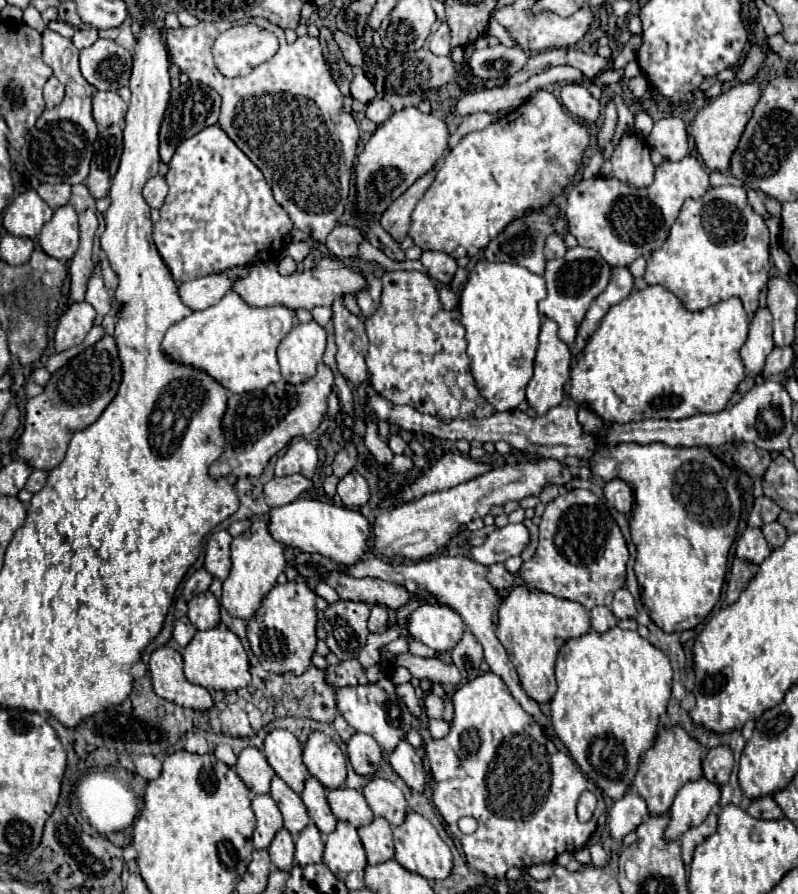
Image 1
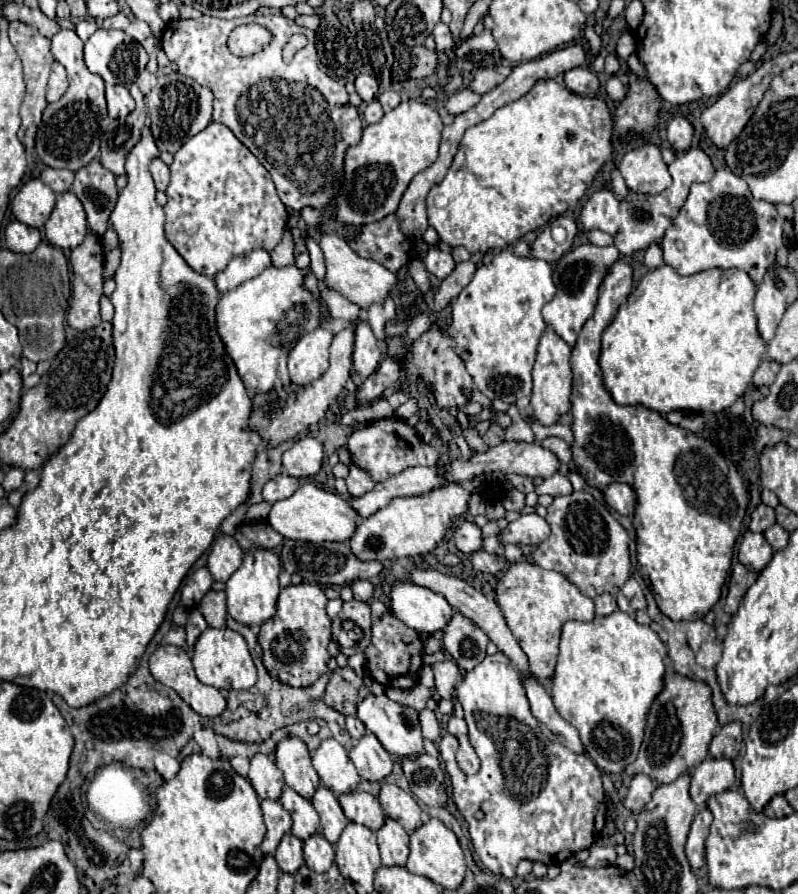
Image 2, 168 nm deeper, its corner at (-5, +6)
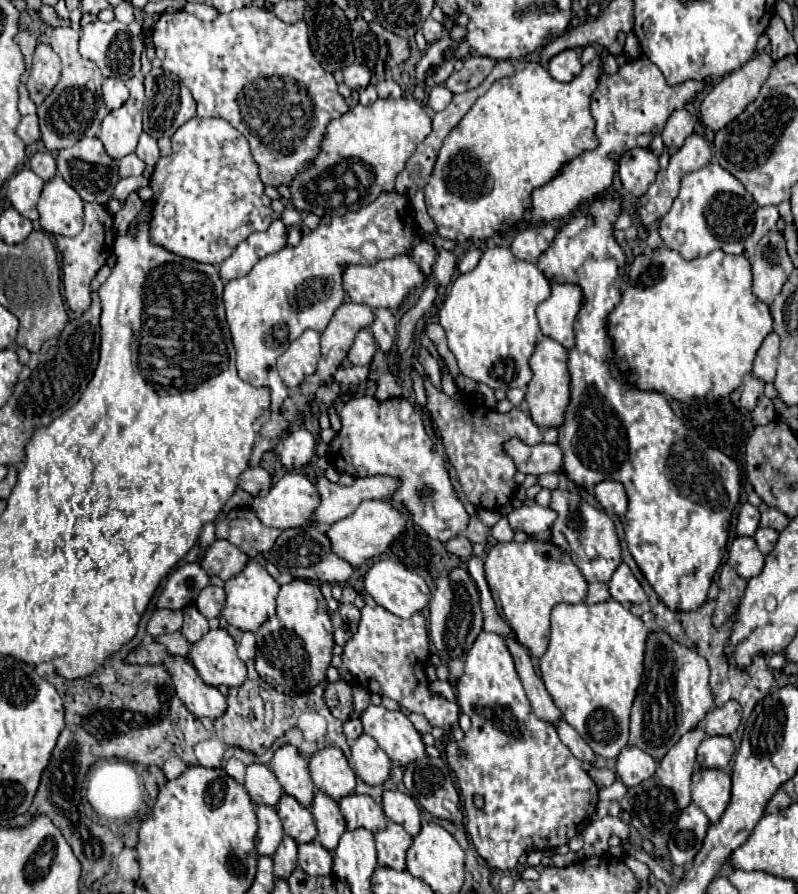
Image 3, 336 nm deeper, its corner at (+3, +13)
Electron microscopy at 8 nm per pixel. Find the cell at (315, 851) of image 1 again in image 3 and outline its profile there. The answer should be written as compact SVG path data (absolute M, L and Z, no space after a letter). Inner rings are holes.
M306 842L298 846L298 866L312 874L312 876L324 876L332 872L332 854L318 842Z

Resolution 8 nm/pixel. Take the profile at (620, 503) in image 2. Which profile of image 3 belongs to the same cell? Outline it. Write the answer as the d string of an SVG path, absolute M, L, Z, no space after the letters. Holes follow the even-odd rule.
M604 480L604 482L598 482L594 486L594 496L596 500L602 504L604 510L612 510L614 514L622 516L628 508L628 498L626 498L626 490L620 482L616 480Z

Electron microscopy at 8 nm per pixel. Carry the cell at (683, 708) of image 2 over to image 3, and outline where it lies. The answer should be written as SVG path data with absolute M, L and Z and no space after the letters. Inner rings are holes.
M658 630L652 632L646 644L646 658L644 658L644 674L642 674L642 682L632 706L632 714L630 714L630 744L648 752L656 762L660 762L664 758L664 754L692 728L698 728L700 722L704 720L704 716L708 714L708 710L712 708L714 698L708 686L708 662L698 656L696 652L688 650L686 646L674 642L666 632Z

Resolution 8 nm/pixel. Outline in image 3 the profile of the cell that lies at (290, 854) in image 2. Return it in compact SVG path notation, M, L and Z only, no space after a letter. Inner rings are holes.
M284 836L284 840L280 842L280 848L272 856L272 860L274 860L274 876L288 878L292 874L292 870L296 868L298 844L290 836Z

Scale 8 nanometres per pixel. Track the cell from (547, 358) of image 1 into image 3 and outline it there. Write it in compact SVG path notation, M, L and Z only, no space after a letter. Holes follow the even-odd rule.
M548 336L540 338L536 350L530 356L532 380L528 382L528 390L526 390L526 404L532 420L538 426L560 426L564 422L564 410L570 402L570 374L566 368L566 360L568 360L568 350L560 342Z

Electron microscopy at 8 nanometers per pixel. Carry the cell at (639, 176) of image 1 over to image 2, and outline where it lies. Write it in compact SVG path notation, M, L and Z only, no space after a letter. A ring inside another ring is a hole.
M656 145L634 147L622 157L620 173L628 185L628 189L644 195L662 193L670 183L668 165L664 163L660 149Z

